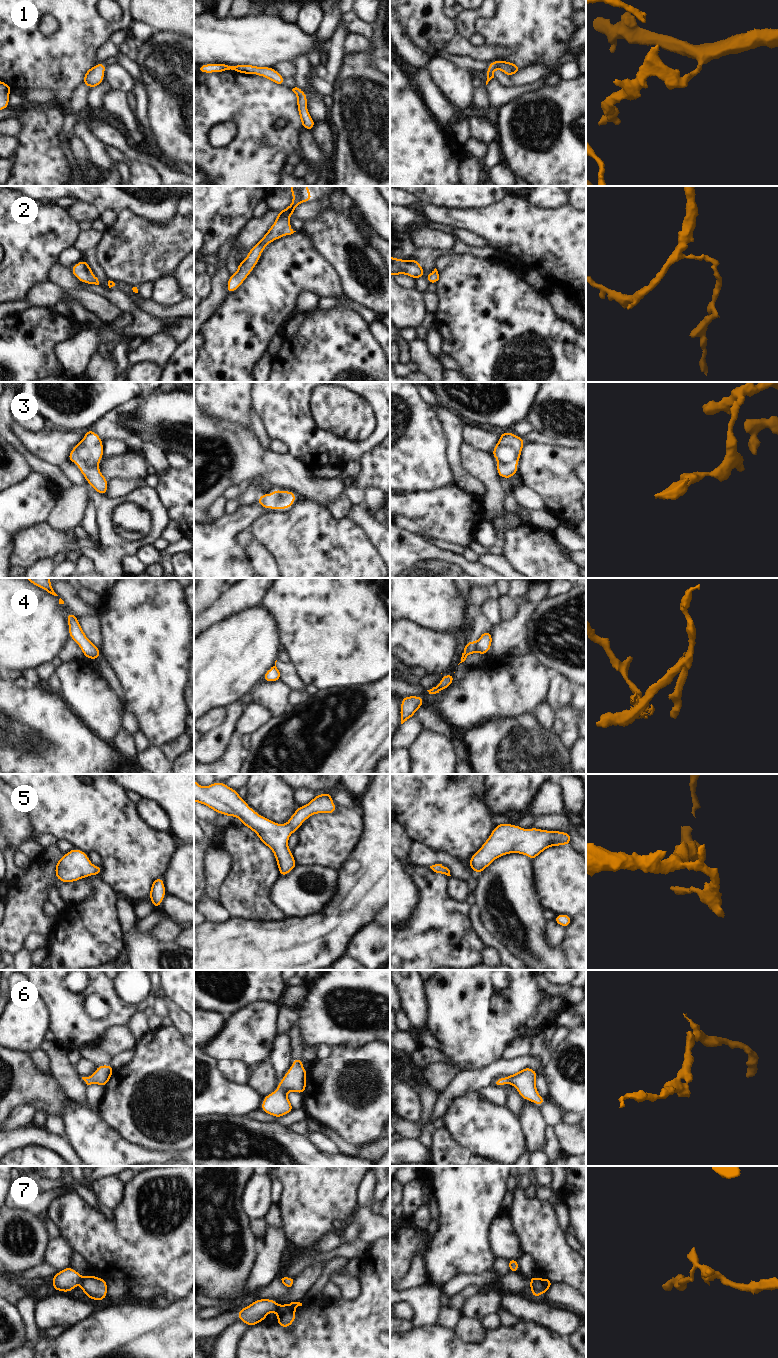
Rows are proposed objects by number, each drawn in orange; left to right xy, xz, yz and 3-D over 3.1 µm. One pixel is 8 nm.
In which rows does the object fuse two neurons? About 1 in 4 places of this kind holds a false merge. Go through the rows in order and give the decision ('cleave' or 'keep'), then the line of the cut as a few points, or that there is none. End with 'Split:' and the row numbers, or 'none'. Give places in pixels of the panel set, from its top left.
1: keep; no cut
2: keep; no cut
3: keep; no cut
4: cleave; cut in yz along (479, 639), (475, 651)
5: keep; no cut
6: keep; no cut
7: cleave; cut in xz along (277, 1305), (274, 1310)
Split: 4, 7

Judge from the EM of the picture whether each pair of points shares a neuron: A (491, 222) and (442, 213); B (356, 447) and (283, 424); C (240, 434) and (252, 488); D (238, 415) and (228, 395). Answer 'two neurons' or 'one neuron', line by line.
A: one neuron
B: one neuron
C: two neurons
D: one neuron

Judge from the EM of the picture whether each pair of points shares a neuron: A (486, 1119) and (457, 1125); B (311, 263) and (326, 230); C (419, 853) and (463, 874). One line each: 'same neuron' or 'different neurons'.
A: same neuron
B: different neurons
C: same neuron

